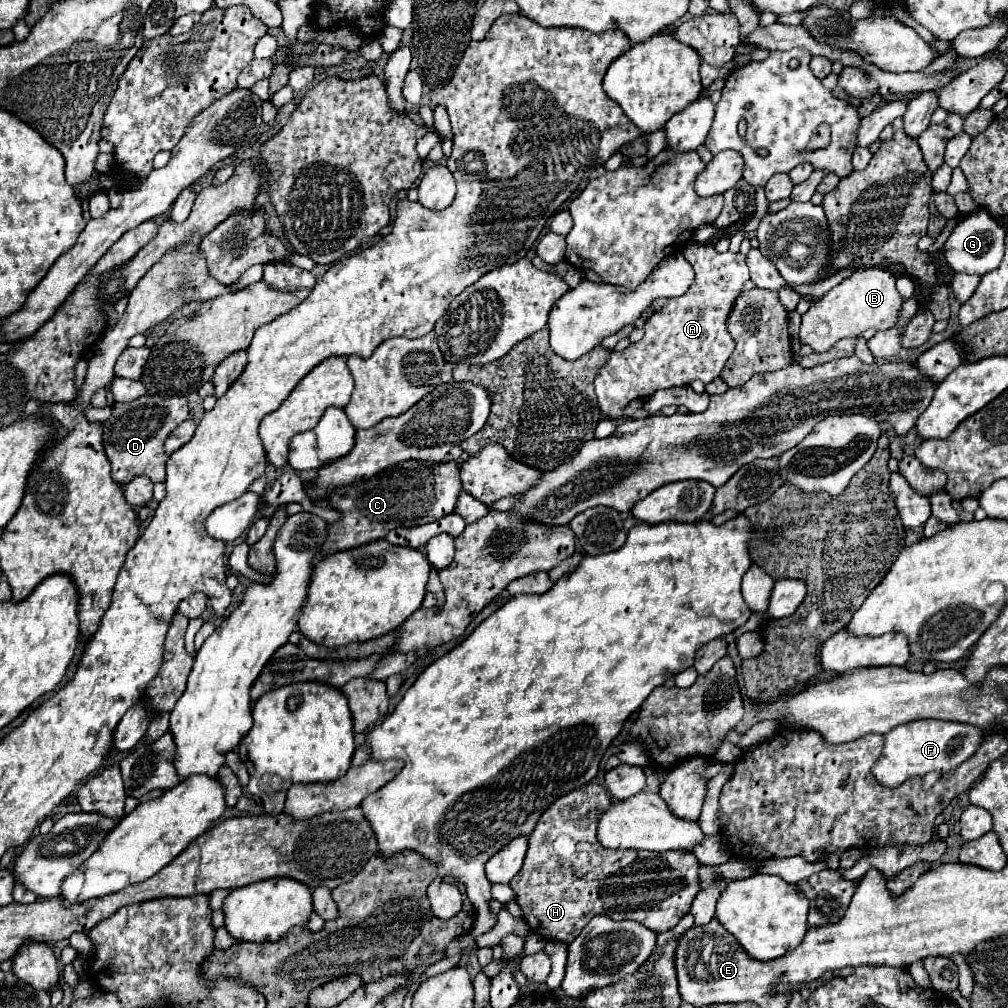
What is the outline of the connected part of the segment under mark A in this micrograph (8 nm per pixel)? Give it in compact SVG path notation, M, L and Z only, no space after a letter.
M692 241L684 249L684 257L696 273L690 289L670 299L664 309L646 321L644 337L638 343L628 345L620 353L612 351L608 363L594 379L600 411L610 419L622 419L632 399L646 399L658 389L682 387L694 379L700 379L704 385L712 383L734 351L734 339L726 329L726 321L734 301L742 293L742 285L750 279L744 255L718 253L714 245Z

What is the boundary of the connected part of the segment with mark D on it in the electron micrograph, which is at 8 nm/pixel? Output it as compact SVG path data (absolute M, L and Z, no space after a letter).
M144 395L130 403L114 403L112 417L104 421L104 447L112 463L112 479L126 483L136 475L146 475L152 483L162 483L166 473L164 465L168 455L164 453L166 437L188 419L186 397L160 397Z

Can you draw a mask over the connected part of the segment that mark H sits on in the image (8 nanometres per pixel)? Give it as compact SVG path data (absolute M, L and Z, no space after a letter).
M588 783L586 787L570 791L570 795L562 795L562 799L556 799L556 803L542 813L542 819L534 827L534 833L530 833L528 837L526 861L518 871L518 875L510 881L510 887L516 893L516 903L522 909L524 921L530 925L532 931L540 933L548 941L572 943L594 915L606 915L614 921L634 919L644 927L662 933L676 927L676 923L690 911L692 899L700 891L698 885L700 865L694 853L604 849L598 843L597 825L600 815L608 811L610 805L612 799L604 791L604 787Z

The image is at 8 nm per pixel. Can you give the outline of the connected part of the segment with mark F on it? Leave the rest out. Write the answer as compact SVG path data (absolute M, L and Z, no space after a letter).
M918 721L904 723L902 727L894 727L894 731L884 735L886 743L880 759L872 767L874 777L886 787L898 787L908 777L926 775L930 771L946 773L956 769L960 763L968 761L980 747L984 733L978 727L950 723L950 721Z

